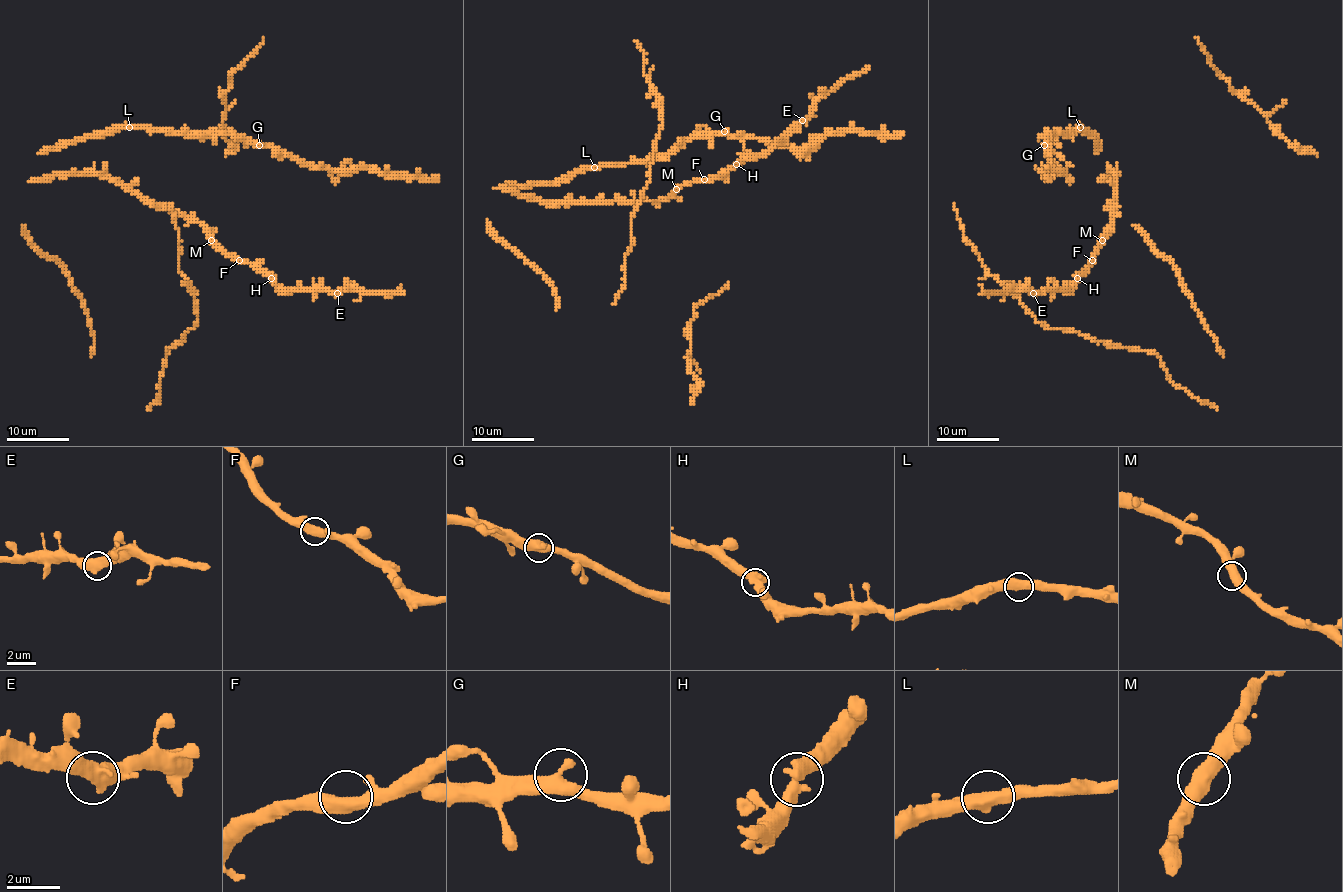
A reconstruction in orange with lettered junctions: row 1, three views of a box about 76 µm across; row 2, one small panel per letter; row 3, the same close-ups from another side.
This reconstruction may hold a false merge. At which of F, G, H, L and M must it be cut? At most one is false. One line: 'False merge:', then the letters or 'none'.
False merge: none

